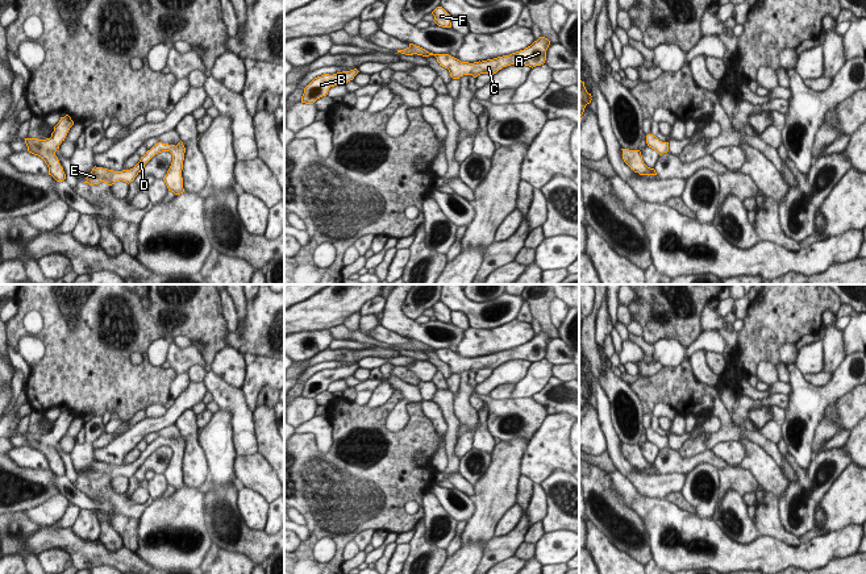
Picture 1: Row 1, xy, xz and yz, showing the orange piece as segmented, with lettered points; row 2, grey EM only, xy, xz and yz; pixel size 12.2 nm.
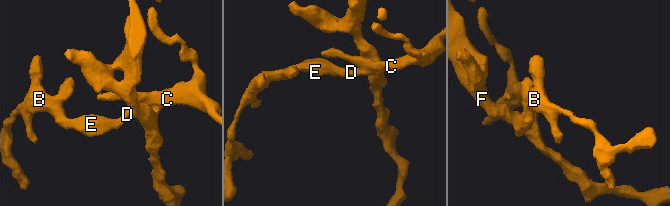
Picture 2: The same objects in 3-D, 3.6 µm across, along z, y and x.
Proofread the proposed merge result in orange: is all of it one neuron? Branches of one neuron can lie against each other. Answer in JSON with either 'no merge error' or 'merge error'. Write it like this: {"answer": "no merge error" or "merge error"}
{"answer": "no merge error"}

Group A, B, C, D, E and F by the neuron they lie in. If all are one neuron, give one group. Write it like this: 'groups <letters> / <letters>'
groups A B C D E F

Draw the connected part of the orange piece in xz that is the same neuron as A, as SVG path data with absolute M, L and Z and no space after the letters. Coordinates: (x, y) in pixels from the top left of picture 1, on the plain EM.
M540 332L534 336L530 341L525 342L524 345L512 348L509 350L497 352L494 354L479 355L474 358L461 357L459 354L449 350L449 349L433 349L426 346L425 344L409 338L409 341L404 345L397 345L397 348L405 350L422 350L429 352L434 350L440 361L449 365L450 371L453 374L459 374L463 370L472 370L476 373L480 369L496 369L503 362L511 359L525 359L529 362L541 361L546 355L546 345L550 340L550 336L545 332Z

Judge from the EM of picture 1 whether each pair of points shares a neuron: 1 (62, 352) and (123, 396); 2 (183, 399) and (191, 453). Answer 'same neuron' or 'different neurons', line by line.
1: same neuron
2: different neurons

